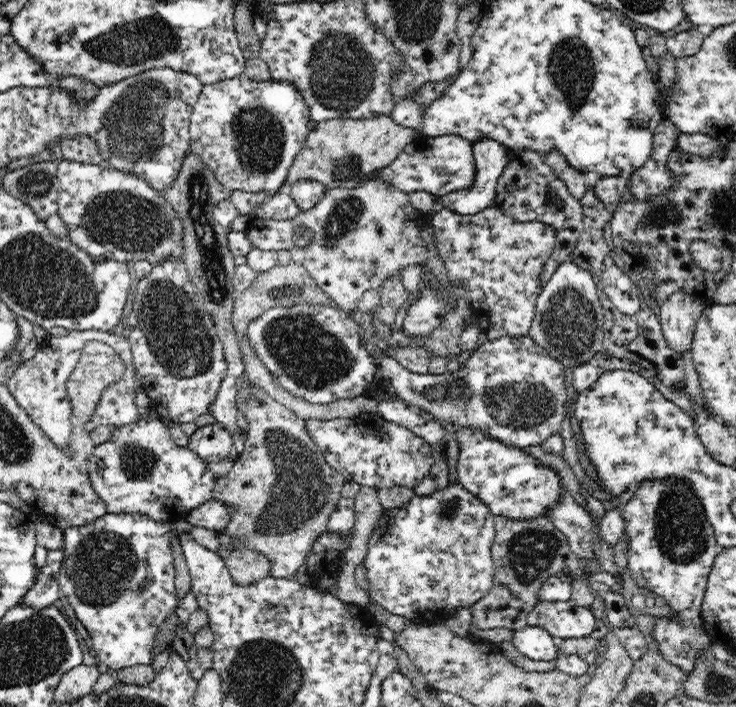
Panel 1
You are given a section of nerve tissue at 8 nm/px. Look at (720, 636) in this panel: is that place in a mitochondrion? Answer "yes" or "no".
no

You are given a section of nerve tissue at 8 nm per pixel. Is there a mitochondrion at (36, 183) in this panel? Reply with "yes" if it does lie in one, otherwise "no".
yes

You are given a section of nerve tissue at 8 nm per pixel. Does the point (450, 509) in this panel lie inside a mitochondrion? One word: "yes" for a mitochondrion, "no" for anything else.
yes

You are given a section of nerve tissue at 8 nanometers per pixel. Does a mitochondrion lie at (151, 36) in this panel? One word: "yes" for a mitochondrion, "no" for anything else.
yes

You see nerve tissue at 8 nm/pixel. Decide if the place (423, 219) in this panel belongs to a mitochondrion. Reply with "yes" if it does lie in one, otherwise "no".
no

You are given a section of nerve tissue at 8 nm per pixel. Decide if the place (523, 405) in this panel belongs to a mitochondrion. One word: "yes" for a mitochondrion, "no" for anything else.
yes

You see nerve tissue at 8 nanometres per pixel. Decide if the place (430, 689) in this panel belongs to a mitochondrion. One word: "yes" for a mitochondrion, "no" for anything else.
no

